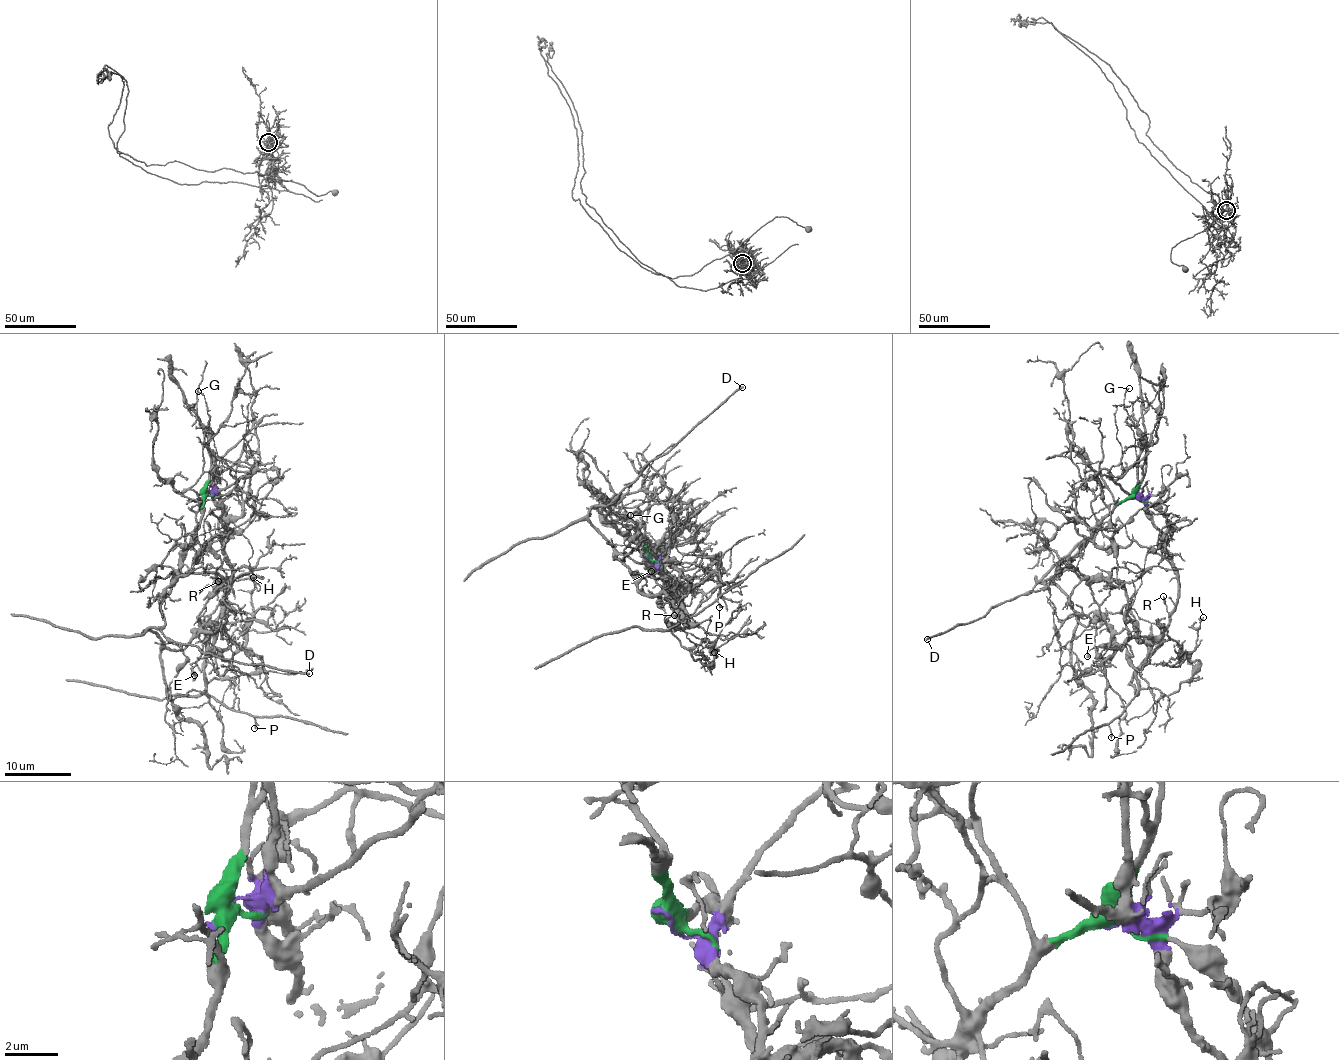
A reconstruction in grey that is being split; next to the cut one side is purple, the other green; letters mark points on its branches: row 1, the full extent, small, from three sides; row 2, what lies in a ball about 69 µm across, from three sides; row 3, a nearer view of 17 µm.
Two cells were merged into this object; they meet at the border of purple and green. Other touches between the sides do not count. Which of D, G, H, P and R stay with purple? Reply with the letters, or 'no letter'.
G, H, P, R

